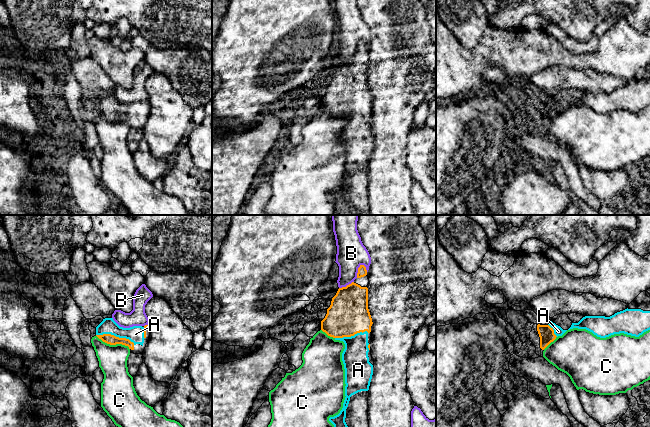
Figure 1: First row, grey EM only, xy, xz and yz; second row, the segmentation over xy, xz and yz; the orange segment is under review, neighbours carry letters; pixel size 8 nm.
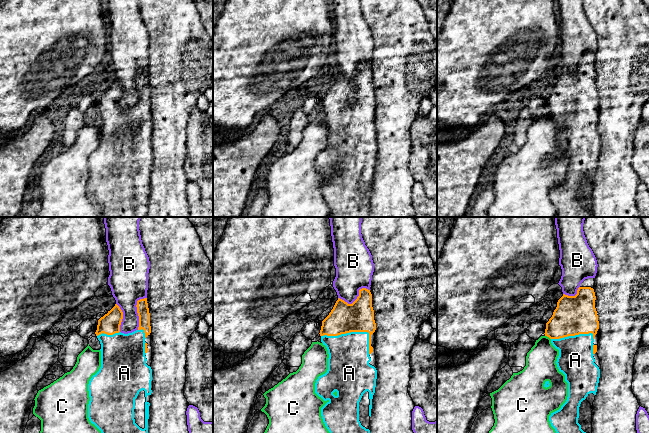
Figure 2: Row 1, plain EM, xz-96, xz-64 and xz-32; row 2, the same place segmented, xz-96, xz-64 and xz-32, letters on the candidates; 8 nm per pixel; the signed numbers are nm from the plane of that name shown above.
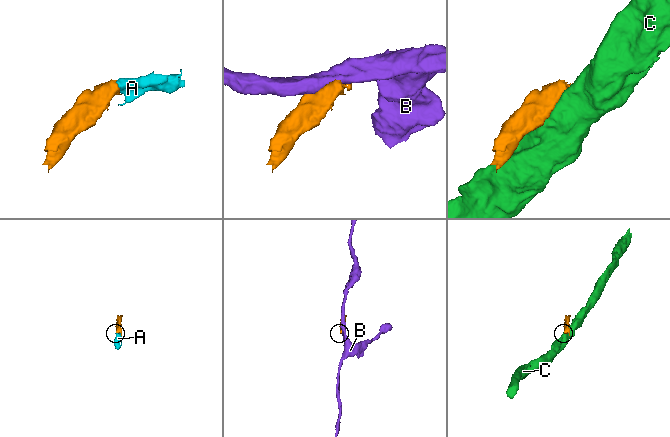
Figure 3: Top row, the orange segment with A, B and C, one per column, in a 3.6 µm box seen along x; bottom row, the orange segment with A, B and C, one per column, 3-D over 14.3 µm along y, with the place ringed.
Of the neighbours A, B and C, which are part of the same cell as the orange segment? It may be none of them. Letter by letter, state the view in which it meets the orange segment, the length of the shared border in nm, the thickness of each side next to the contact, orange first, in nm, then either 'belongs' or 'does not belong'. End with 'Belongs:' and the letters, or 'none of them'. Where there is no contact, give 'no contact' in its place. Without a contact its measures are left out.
A: contact in xy; length 320 nm; calibres 80 and 140 nm; belongs
B: contact in xz; length 130 nm; calibres 70 and 240 nm; does not belong
C: contact in xy; length 300 nm; calibres 80 and 220 nm; does not belong
Belongs: A

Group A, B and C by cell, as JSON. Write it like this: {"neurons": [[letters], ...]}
{"neurons": [["A"], ["B"], ["C"]]}

